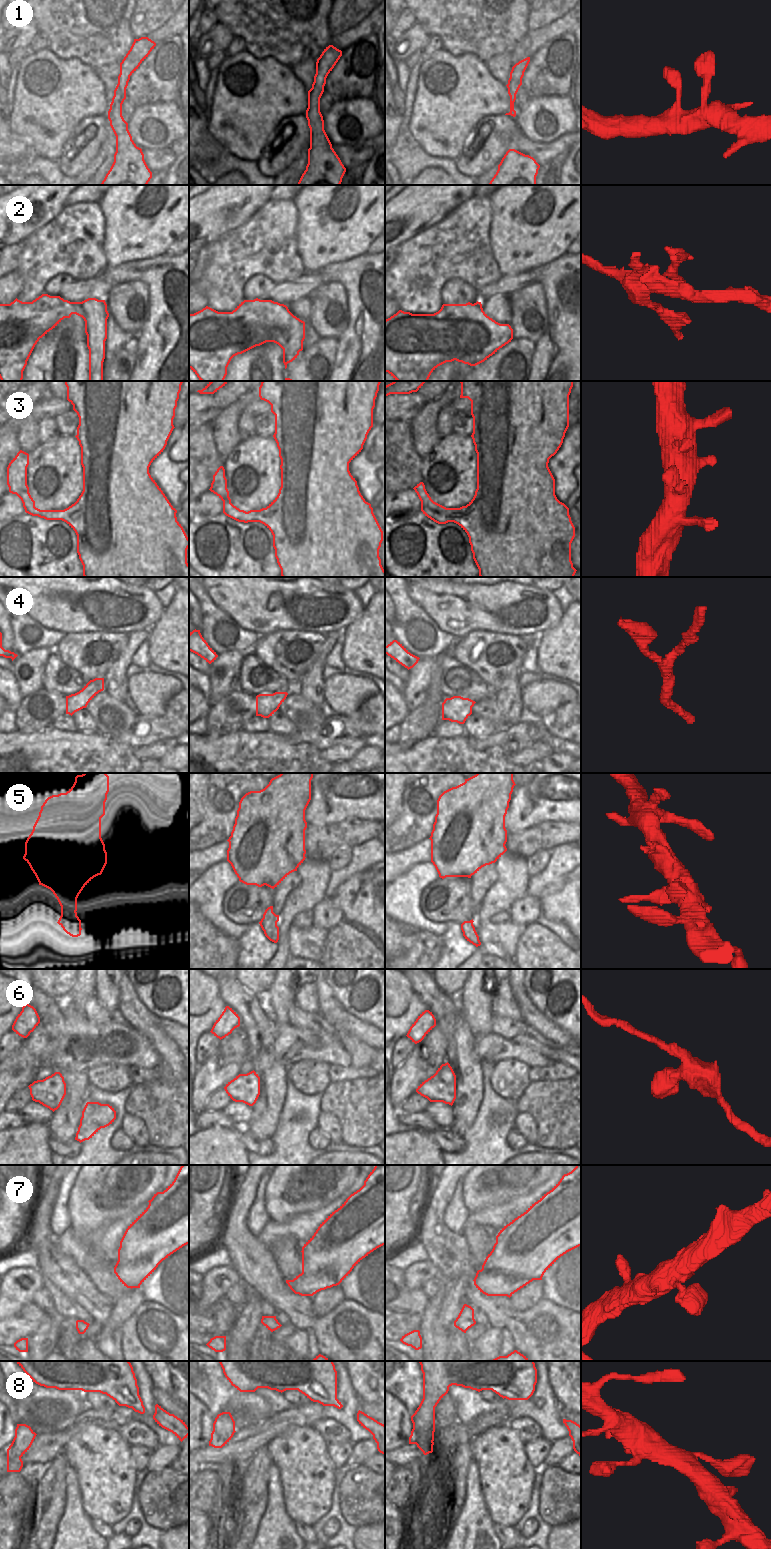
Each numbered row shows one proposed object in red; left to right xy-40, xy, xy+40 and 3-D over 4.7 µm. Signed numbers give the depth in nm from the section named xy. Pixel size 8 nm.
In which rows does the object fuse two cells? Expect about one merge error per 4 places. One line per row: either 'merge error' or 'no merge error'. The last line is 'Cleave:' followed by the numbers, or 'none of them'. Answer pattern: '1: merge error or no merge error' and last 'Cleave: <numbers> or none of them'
1: no merge error
2: merge error
3: no merge error
4: no merge error
5: merge error
6: no merge error
7: no merge error
8: no merge error
Cleave: 2, 5

